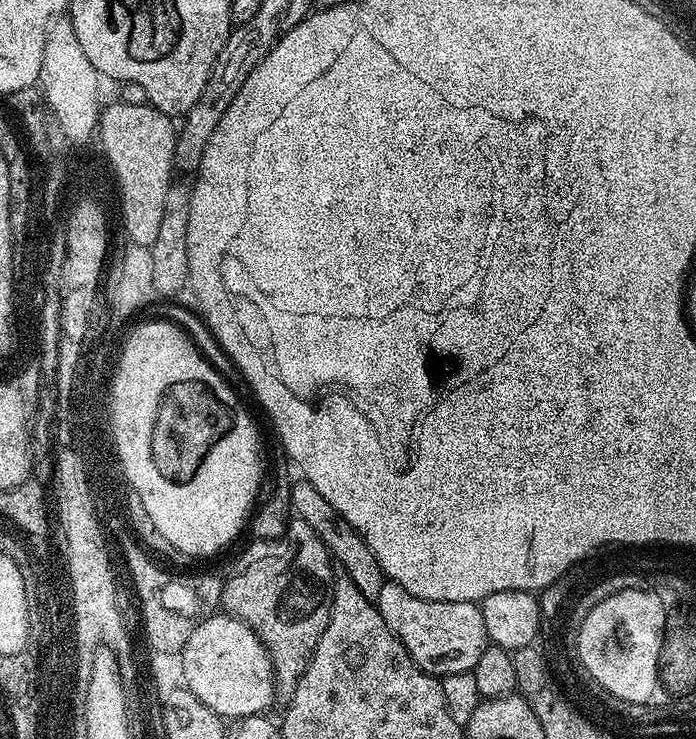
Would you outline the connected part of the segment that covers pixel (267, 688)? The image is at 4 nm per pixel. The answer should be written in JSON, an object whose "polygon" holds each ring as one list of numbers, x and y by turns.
{"polygon":[[213,614,197,624,184,650,184,679,188,687,221,718,259,716,267,713,277,695,272,659,250,625,236,616]]}

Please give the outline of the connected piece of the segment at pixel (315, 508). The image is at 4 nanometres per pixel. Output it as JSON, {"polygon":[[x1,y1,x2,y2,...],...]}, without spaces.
{"polygon":[[303,478,297,479,291,485,291,511,295,519,306,522,306,526,311,526,314,534,322,538,333,561,339,568,346,570,346,574,350,574,350,582,354,582,354,586,362,590,367,600,375,602,378,590,382,590,386,583,386,577,382,566,378,566,378,558,374,558,370,546,366,546,366,542,356,533,354,526,350,526,350,522,346,522,346,518,342,518,342,514,338,514,338,510,334,510,334,506,330,506,330,502,326,502,326,498,318,494,318,490,314,490,312,483]]}

